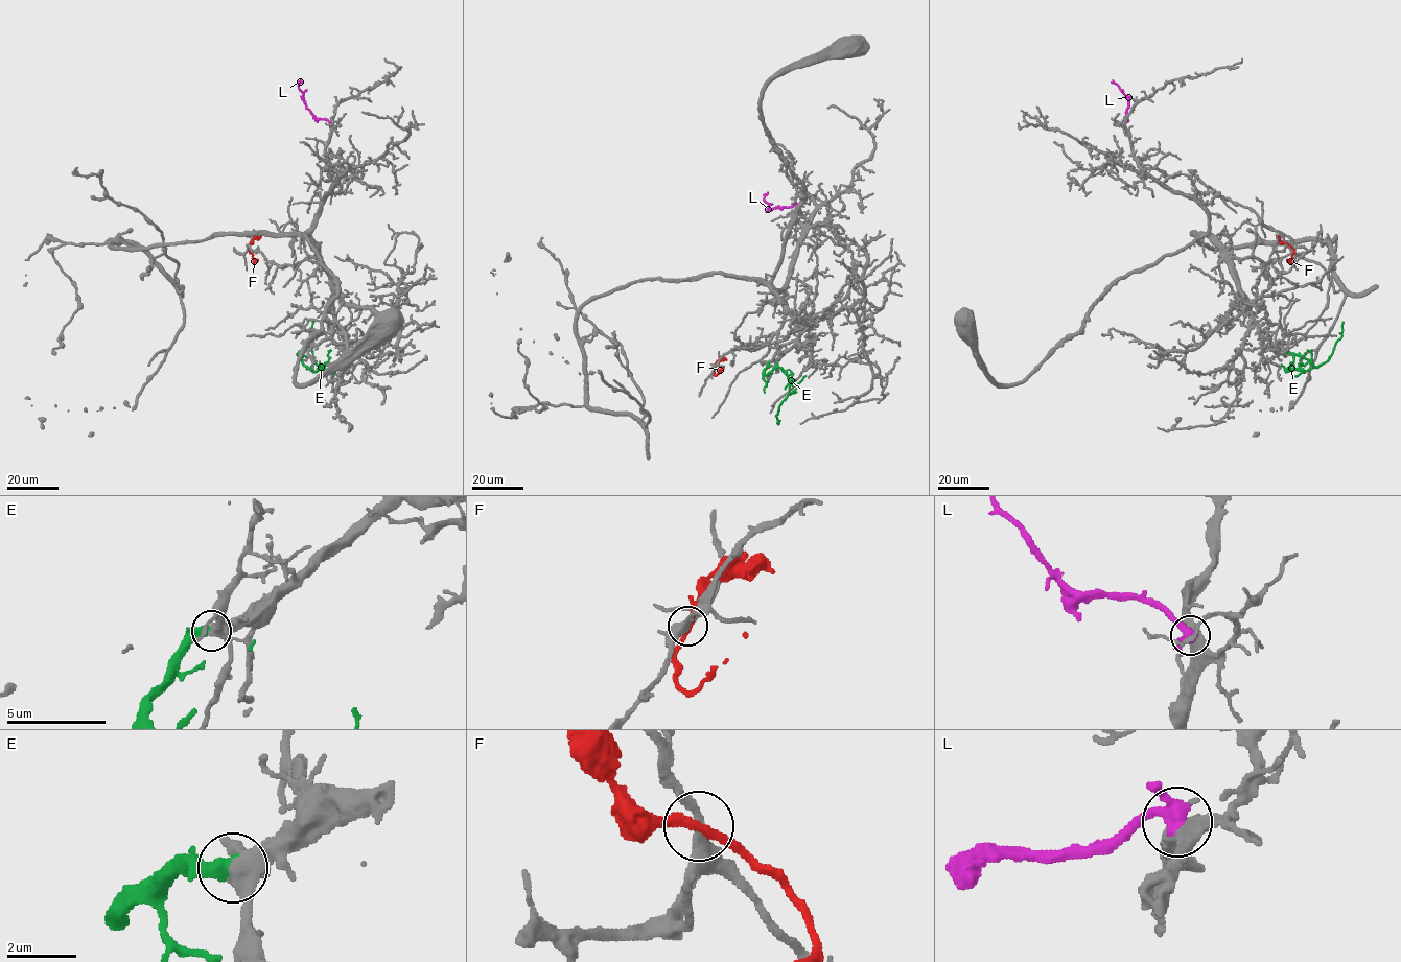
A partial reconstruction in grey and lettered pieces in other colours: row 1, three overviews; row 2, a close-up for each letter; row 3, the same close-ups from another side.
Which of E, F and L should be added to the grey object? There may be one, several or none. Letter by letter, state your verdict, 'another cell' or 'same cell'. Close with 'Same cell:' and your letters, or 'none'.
E: same cell
F: another cell
L: another cell
Same cell: E

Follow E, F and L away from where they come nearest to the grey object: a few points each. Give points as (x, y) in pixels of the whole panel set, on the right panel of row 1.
E: (1280, 349), (1293, 356), (1287, 371), (1317, 367), (1328, 359), (1341, 336), (1343, 322)
F: (1285, 242), (1293, 251), (1291, 258), (1286, 259)
L: (1123, 124), (1127, 97), (1111, 81)

